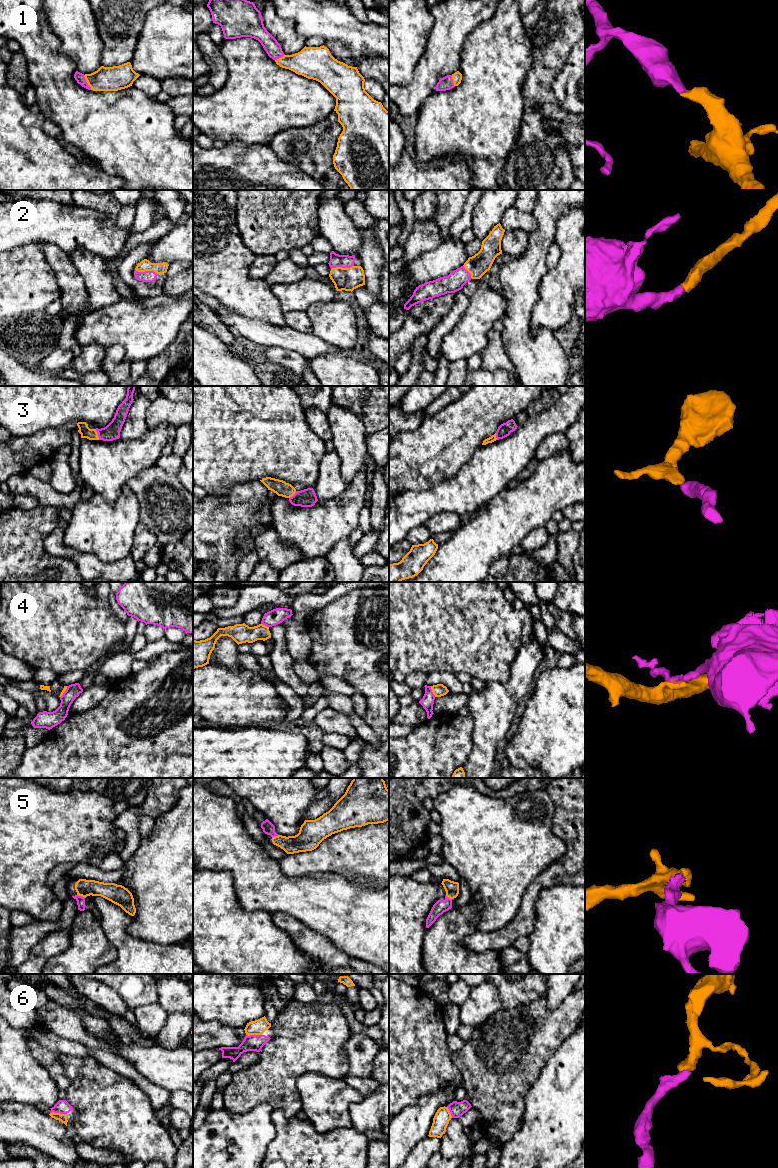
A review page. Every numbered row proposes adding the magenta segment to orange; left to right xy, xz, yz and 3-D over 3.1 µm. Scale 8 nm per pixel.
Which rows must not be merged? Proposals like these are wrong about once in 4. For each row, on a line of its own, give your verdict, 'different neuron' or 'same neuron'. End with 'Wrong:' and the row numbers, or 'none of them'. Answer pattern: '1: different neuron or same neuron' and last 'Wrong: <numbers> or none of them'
1: same neuron
2: same neuron
3: same neuron
4: different neuron
5: same neuron
6: same neuron
Wrong: 4

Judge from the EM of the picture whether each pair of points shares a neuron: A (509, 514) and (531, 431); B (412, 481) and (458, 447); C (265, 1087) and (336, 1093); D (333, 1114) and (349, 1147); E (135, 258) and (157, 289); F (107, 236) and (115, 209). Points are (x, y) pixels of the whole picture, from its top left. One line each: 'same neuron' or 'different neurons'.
A: different neurons
B: same neuron
C: different neurons
D: different neurons
E: same neuron
F: different neurons

